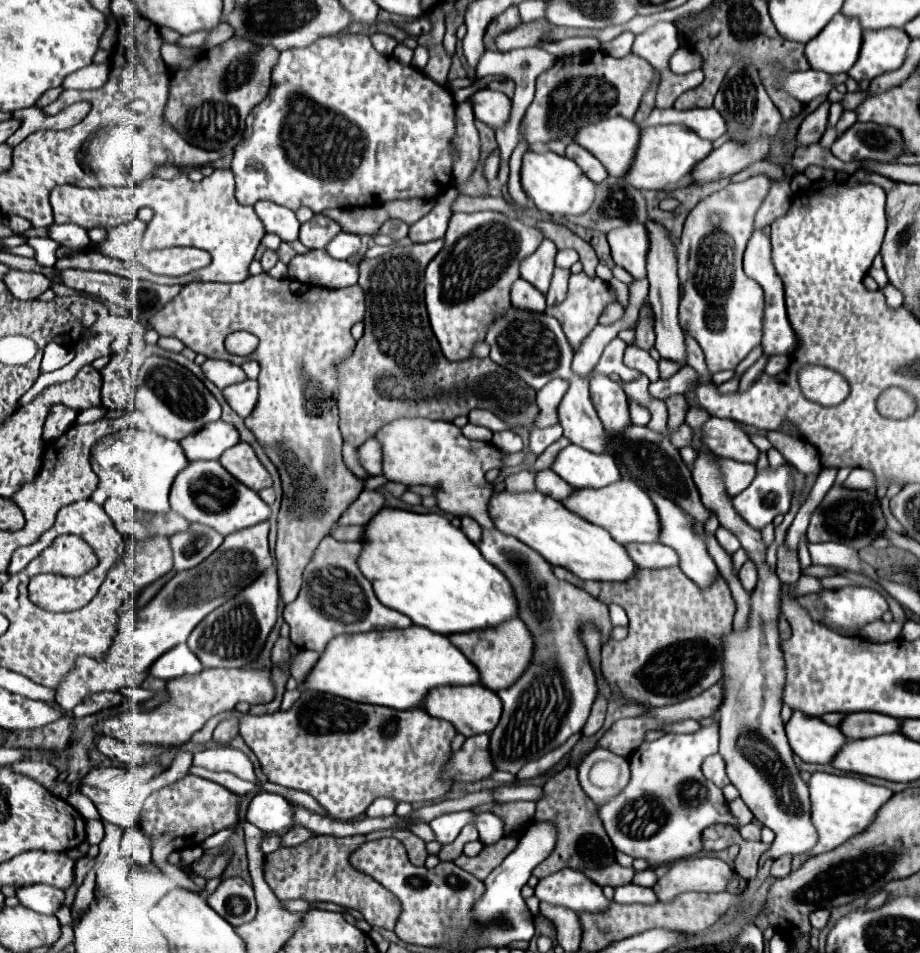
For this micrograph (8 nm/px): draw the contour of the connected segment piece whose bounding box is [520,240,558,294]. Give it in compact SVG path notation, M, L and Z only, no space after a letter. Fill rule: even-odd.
M544 240L536 254L528 256L520 264L520 274L526 282L530 282L534 288L538 288L542 294L548 292L548 284L552 280L554 272L554 256L556 256L556 246L550 240Z

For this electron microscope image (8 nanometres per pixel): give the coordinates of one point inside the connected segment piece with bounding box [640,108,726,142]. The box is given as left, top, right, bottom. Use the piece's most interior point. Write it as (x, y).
(706, 122)

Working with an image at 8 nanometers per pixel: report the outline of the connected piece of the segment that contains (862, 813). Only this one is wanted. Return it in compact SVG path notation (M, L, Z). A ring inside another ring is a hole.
M822 772L812 774L808 788L812 802L812 822L820 836L814 850L810 850L810 856L830 852L832 848L838 848L840 844L848 842L852 836L864 832L868 824L872 824L872 820L876 818L880 806L886 804L894 794L892 790L884 786L876 786L860 776L822 774Z

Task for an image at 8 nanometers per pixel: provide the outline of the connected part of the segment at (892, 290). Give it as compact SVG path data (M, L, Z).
M890 282L884 286L882 292L884 292L884 296L886 296L886 300L888 300L890 306L902 306L904 304L904 294L896 286L892 286Z

